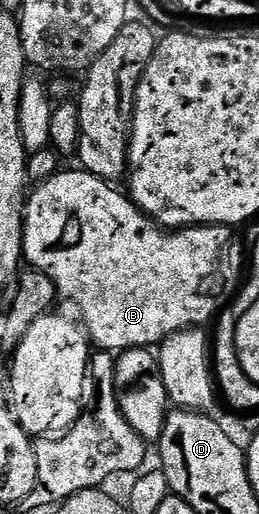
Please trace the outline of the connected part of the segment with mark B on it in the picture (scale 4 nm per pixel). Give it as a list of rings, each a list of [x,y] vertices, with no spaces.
[[[61,169],[27,195],[24,211],[24,258],[27,265],[48,274],[57,287],[72,286],[72,302],[80,309],[79,317],[87,326],[91,341],[101,351],[156,348],[179,330],[203,327],[203,322],[210,321],[216,310],[212,281],[220,270],[220,257],[233,231],[227,226],[167,230],[142,213],[123,189],[104,182],[88,170],[75,169]]]

